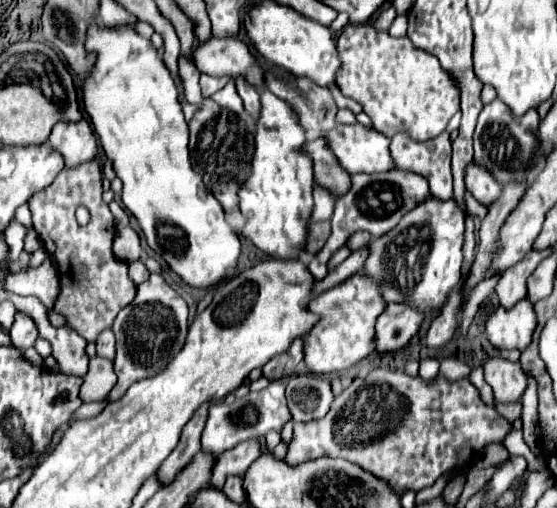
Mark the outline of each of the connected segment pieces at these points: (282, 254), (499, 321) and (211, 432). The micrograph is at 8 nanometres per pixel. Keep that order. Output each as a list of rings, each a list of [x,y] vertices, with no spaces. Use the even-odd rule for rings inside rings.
[[[268,90],[260,92],[262,113],[260,119],[256,121],[256,151],[252,159],[252,173],[244,181],[240,189],[240,211],[248,219],[242,235],[248,235],[252,243],[262,249],[270,257],[278,259],[292,259],[292,255],[300,255],[306,249],[306,239],[308,239],[308,225],[310,225],[310,215],[312,215],[312,161],[308,155],[300,153],[298,149],[306,141],[304,129],[298,125],[296,113],[286,105],[286,101],[275,96]]]
[[[528,299],[518,301],[512,309],[498,307],[486,321],[490,341],[498,349],[520,349],[524,351],[536,329],[534,305]]]
[[[272,381],[266,389],[258,393],[248,393],[232,405],[214,403],[208,409],[208,421],[202,433],[202,451],[210,455],[220,455],[226,449],[232,449],[240,441],[264,437],[268,431],[282,431],[282,427],[292,421],[290,409],[286,405],[286,387],[280,381]]]

